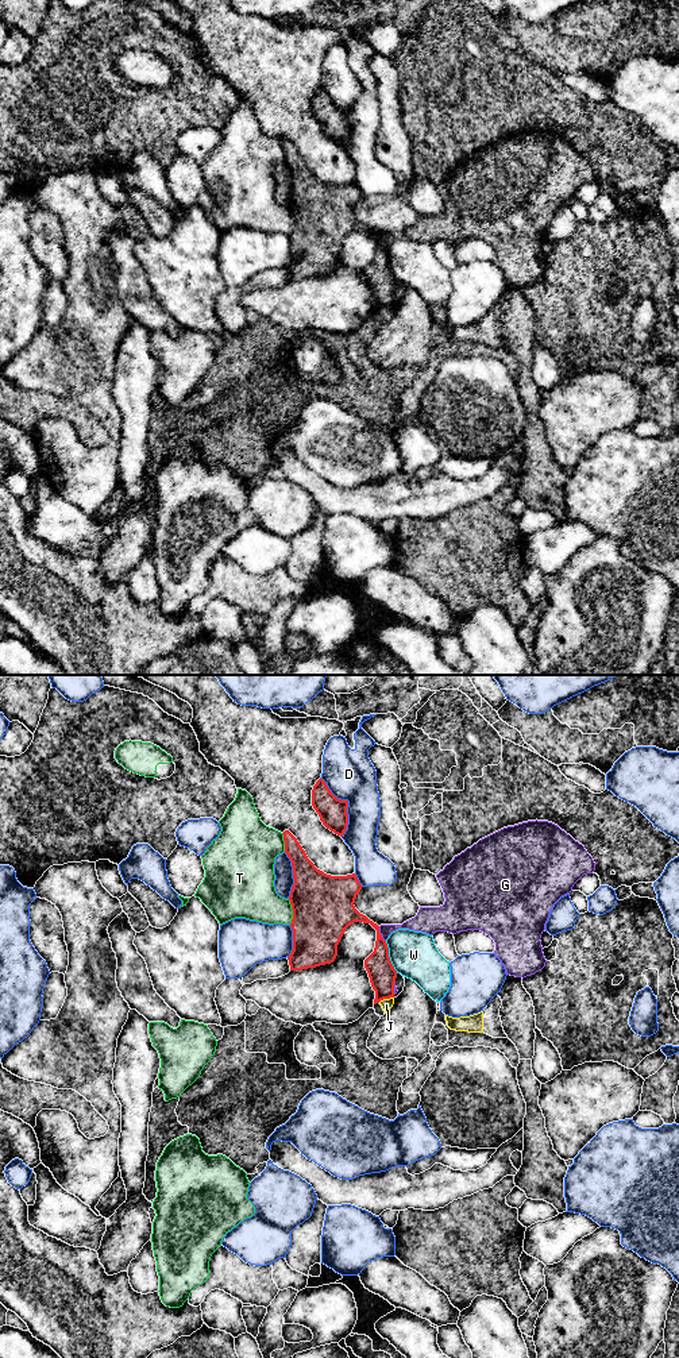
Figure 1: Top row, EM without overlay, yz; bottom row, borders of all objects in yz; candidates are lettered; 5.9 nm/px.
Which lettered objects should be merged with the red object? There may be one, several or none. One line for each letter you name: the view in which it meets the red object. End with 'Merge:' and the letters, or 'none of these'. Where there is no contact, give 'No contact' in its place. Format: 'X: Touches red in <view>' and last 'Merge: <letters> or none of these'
Merge: none of these

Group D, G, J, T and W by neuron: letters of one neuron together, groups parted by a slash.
D / G / J / T / W

